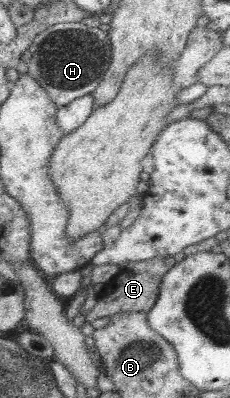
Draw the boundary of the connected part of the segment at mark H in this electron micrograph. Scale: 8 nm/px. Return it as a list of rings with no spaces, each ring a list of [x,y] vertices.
[[[55,22],[37,33],[27,47],[30,59],[27,74],[46,91],[48,97],[62,107],[77,97],[90,94],[100,83],[111,60],[107,32],[80,22]]]

